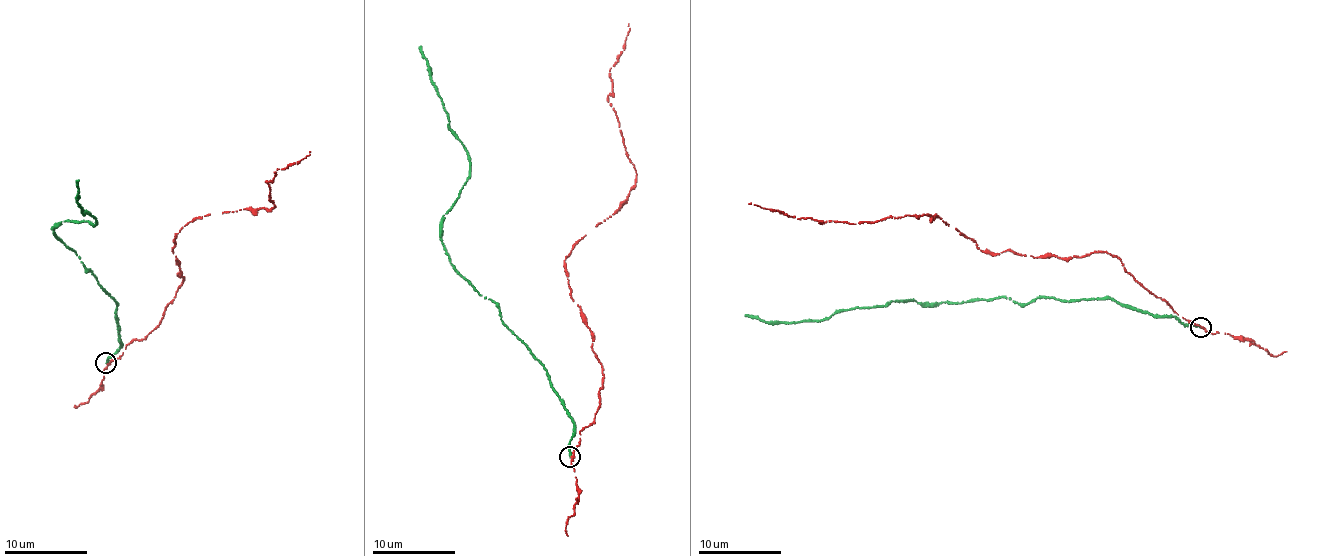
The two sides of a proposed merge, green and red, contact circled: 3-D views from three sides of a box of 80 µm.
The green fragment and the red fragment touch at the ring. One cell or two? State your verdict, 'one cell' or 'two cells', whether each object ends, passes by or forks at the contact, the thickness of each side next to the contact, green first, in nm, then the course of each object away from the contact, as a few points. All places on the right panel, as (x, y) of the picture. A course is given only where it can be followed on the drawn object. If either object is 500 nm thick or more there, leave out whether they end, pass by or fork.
two cells | green ends | red passes by | 280/200 nm | green via (1201, 328), (1103, 298), (1063, 302), (1046, 297), (1018, 304), (1004, 297), (902, 302), (782, 322), (745, 314) | red via (1201, 327), (1174, 313), (1107, 252), (1033, 257), (981, 250), (942, 218), (926, 214), (825, 223), (749, 203)

